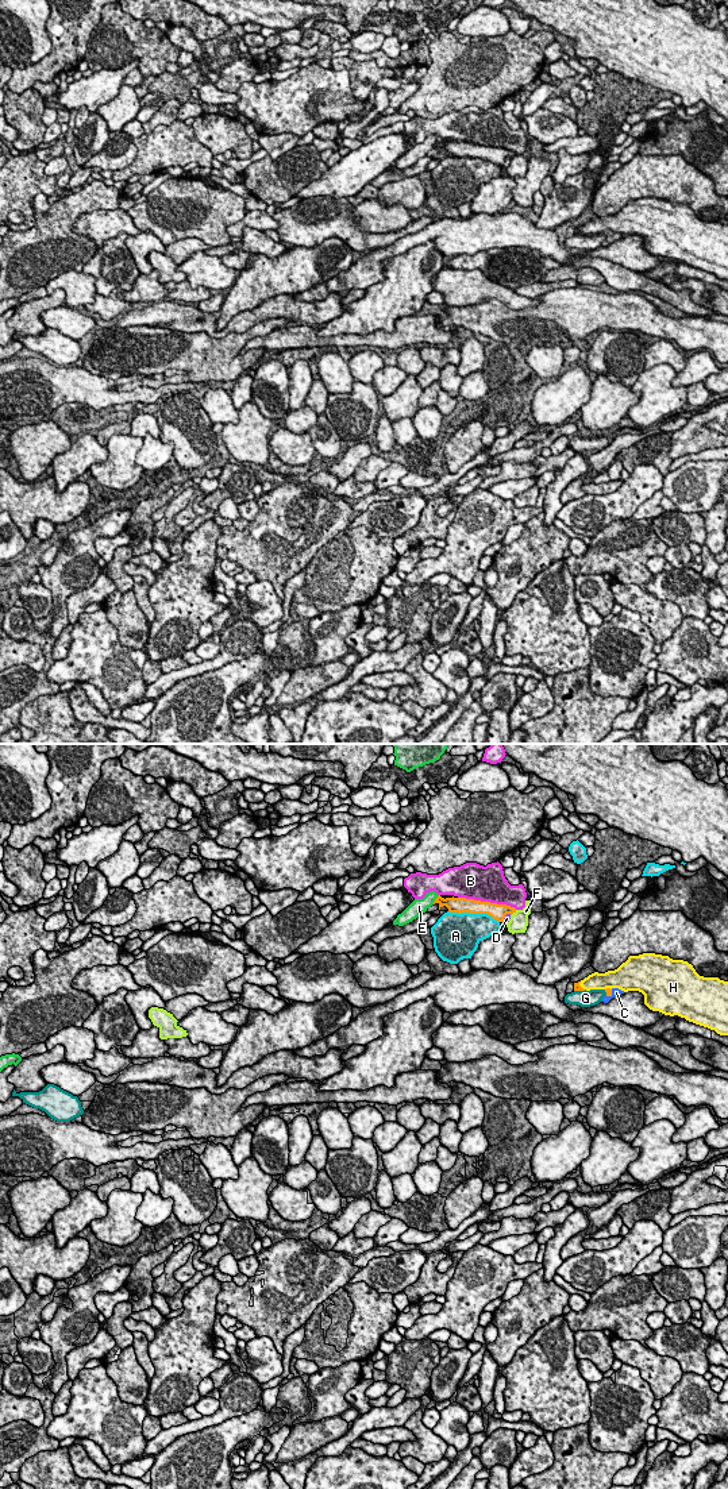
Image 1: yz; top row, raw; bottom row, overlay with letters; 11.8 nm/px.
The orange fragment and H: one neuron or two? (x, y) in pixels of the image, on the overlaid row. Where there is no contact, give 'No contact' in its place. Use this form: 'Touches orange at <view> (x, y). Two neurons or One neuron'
Touches orange at yz (580, 986). Two neurons

